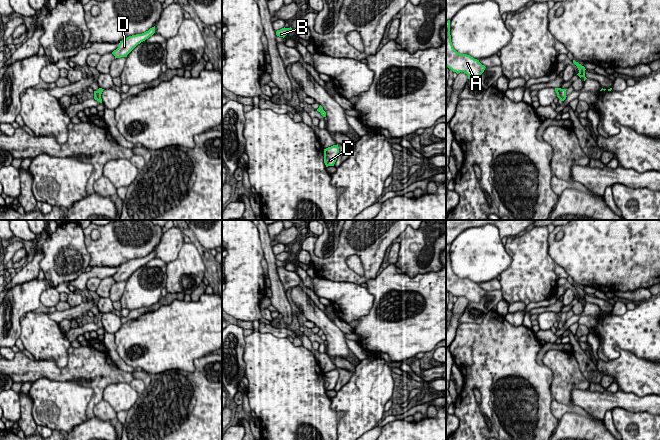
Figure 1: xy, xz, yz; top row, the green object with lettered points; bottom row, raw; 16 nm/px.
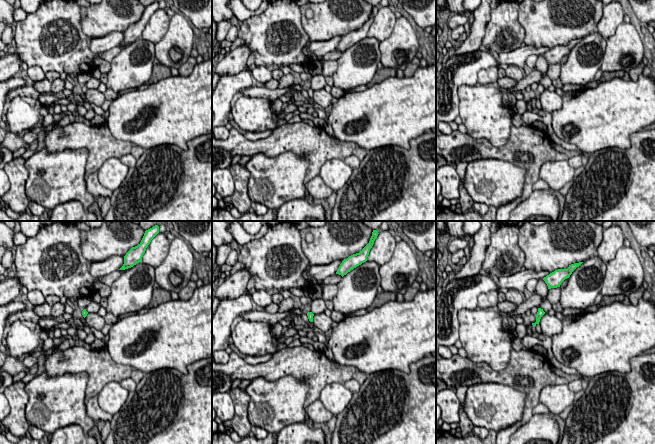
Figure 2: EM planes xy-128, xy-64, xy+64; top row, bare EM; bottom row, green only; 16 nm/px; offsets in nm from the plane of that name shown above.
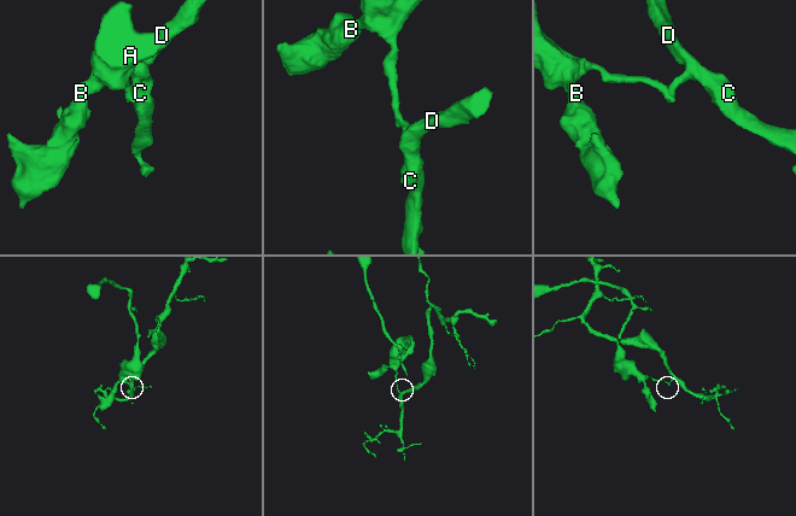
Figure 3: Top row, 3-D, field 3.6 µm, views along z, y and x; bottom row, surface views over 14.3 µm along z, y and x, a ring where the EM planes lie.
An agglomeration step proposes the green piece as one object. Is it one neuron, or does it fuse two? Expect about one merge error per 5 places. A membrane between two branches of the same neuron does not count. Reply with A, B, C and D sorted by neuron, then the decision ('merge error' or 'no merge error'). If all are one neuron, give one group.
groups A B / C D; merge error

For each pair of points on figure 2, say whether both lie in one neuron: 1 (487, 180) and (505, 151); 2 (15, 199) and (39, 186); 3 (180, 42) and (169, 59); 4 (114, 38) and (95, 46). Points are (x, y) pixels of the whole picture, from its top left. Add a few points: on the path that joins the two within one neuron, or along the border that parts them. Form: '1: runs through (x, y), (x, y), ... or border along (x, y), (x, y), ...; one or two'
1: border along (476, 160), (502, 159), (522, 168); two
2: border along (26, 169), (28, 178), (25, 195), (29, 200); two
3: runs through (176, 46), (170, 55); one
4: runs through (109, 41), (100, 44); one

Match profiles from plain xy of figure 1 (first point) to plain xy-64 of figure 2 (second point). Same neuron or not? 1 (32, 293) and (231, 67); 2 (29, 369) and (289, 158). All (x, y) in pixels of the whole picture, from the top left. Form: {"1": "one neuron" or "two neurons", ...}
{"1": "two neurons", "2": "two neurons"}

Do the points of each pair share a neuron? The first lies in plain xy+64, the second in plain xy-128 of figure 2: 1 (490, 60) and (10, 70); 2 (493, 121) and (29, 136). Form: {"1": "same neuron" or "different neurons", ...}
{"1": "different neurons", "2": "different neurons"}

